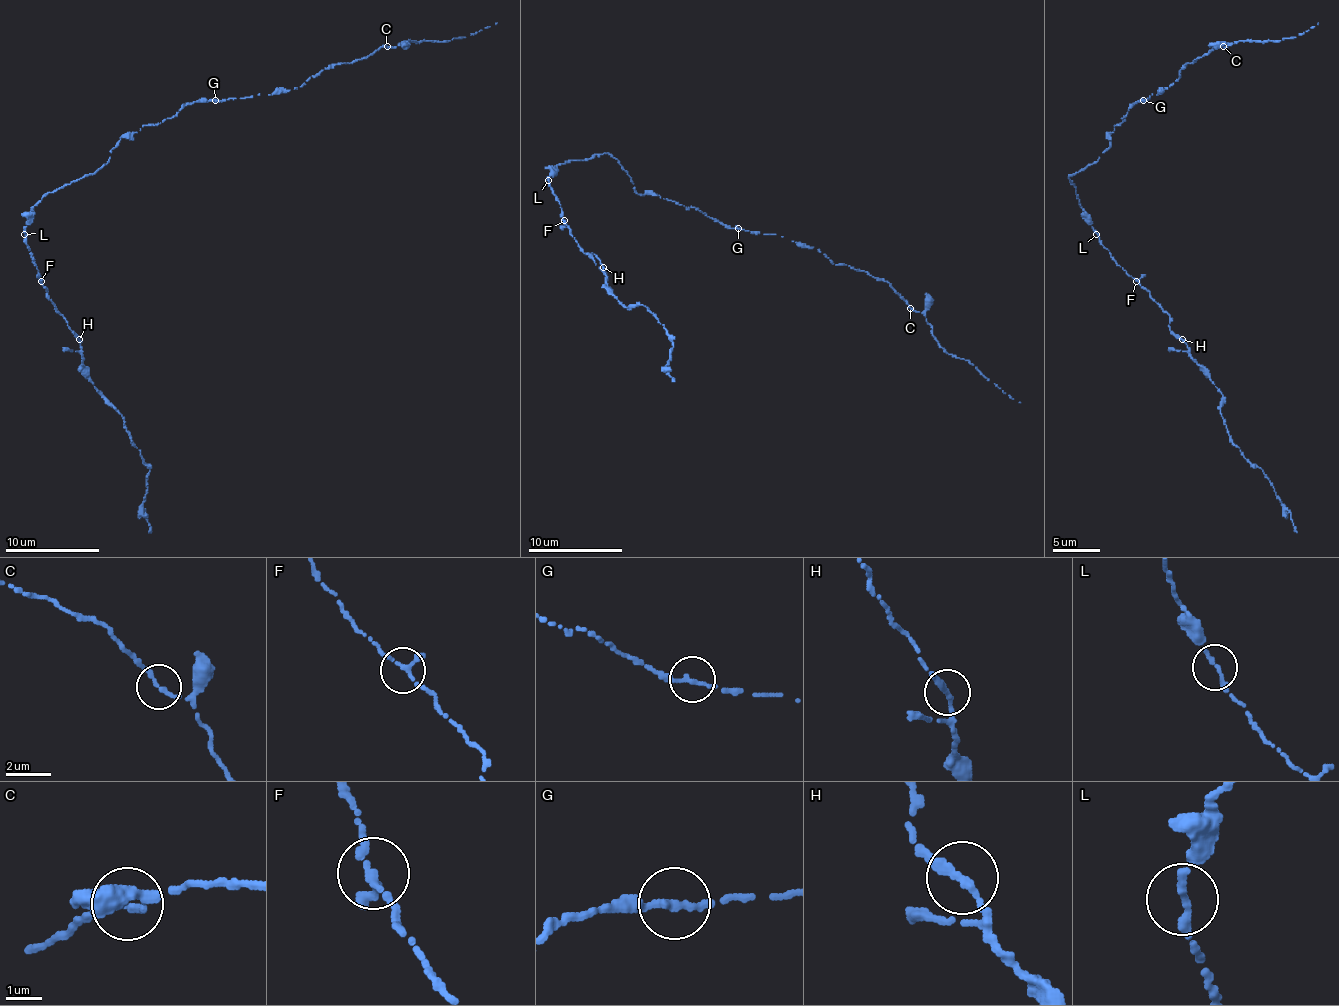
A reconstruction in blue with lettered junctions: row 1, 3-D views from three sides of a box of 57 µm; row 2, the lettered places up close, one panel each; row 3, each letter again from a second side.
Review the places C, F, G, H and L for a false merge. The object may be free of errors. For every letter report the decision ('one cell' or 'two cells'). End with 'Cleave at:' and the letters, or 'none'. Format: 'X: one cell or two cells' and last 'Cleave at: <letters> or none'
C: one cell
F: one cell
G: one cell
H: one cell
L: one cell
Cleave at: none

